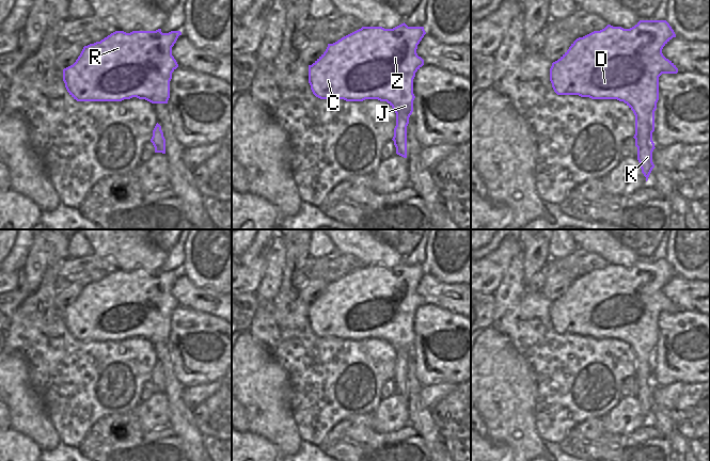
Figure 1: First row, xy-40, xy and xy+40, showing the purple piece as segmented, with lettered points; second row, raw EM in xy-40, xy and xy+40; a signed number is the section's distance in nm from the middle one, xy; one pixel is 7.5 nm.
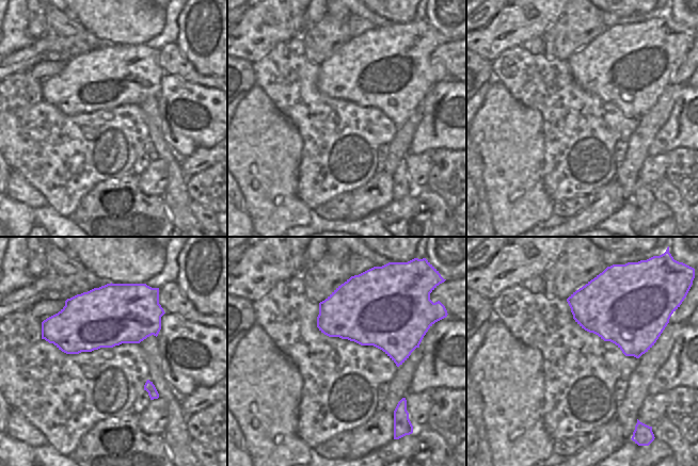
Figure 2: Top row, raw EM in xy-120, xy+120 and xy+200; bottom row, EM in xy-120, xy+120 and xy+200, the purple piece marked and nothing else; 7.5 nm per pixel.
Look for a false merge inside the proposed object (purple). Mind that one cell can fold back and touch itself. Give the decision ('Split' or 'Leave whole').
Split

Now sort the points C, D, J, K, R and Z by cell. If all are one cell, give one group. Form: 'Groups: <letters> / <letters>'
Groups: C D J R Z / K

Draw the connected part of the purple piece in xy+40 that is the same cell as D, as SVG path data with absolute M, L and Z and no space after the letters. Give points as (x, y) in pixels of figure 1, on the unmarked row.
M640 259L630 268L608 264L600 270L577 277L564 293L552 302L550 307L552 327L557 334L624 340L633 350L635 360L647 360L653 371L654 350L659 339L659 316L662 313L678 312L676 304L662 292L663 286L673 276L676 276L676 273L666 259Z

